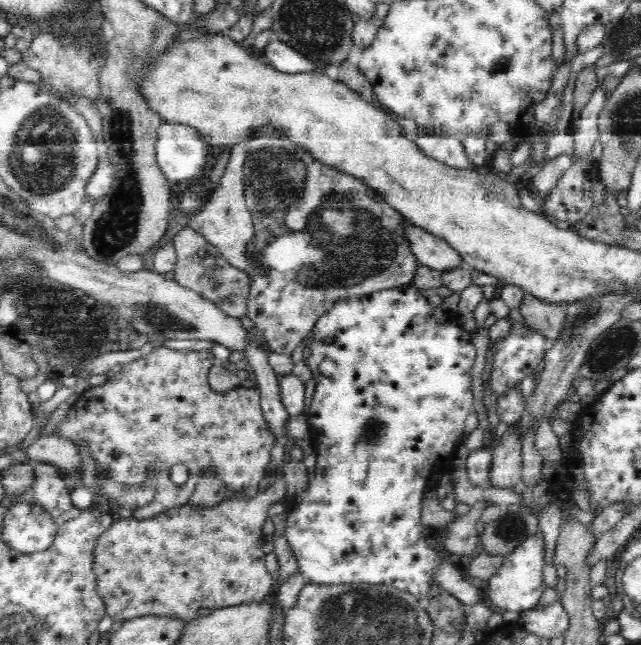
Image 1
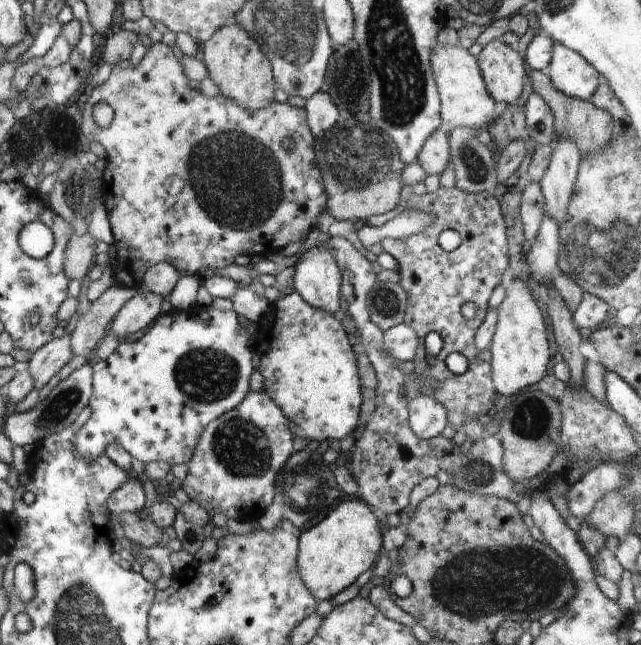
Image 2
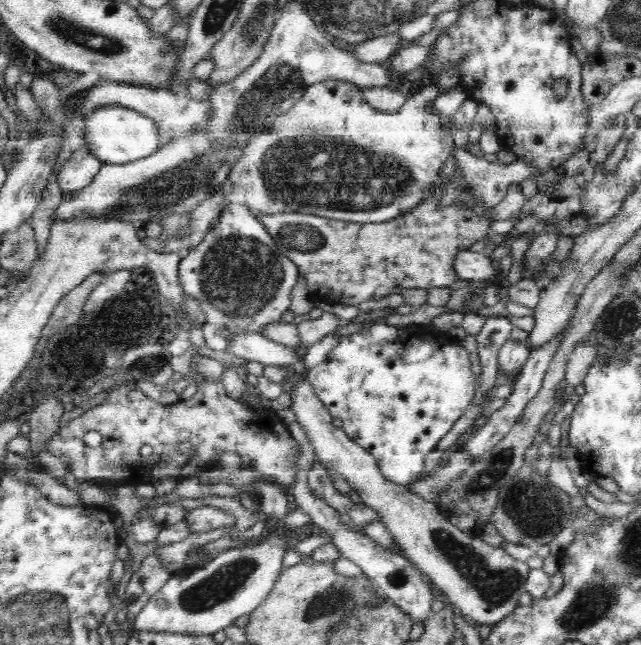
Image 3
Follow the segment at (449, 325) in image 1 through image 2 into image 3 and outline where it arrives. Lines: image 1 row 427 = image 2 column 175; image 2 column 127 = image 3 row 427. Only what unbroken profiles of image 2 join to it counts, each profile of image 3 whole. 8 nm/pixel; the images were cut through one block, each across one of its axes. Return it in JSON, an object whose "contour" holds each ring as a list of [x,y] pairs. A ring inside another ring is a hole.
{"contour":[[[374,323],[372,326],[360,330],[354,334],[342,337],[342,340],[330,351],[330,354],[316,368],[308,371],[305,375],[308,383],[316,392],[316,397],[324,404],[328,413],[334,419],[342,421],[342,429],[345,434],[353,441],[362,446],[371,456],[378,461],[378,467],[386,479],[402,484],[410,485],[418,478],[423,477],[424,460],[426,454],[437,448],[440,440],[450,432],[450,428],[458,422],[458,418],[466,412],[466,408],[472,404],[476,396],[476,376],[472,372],[472,362],[468,351],[457,342],[437,342],[434,338],[412,338],[412,334],[406,333],[406,327],[395,328],[387,323]]]}

